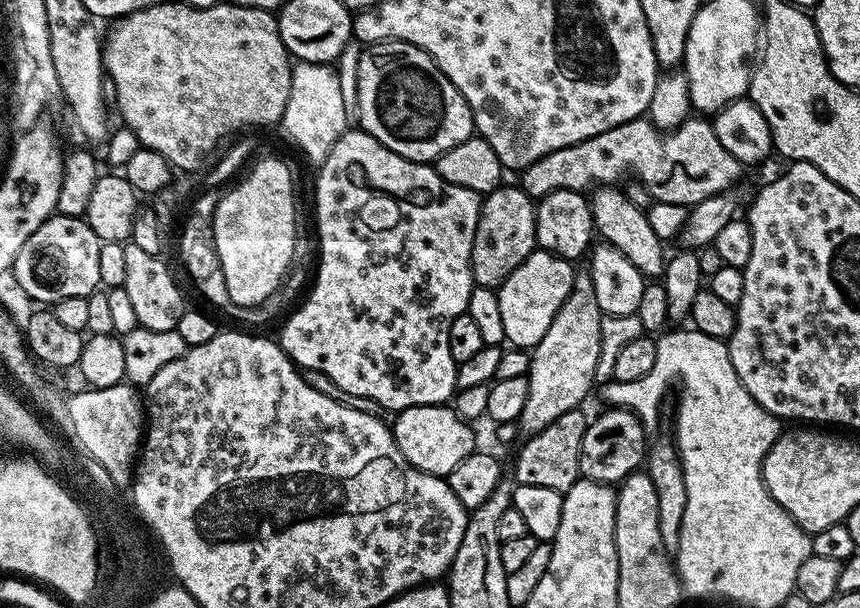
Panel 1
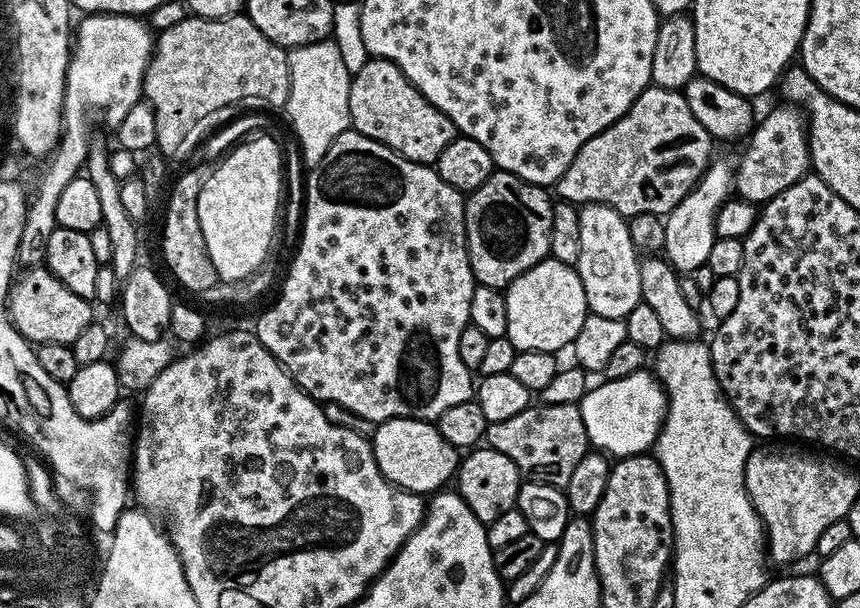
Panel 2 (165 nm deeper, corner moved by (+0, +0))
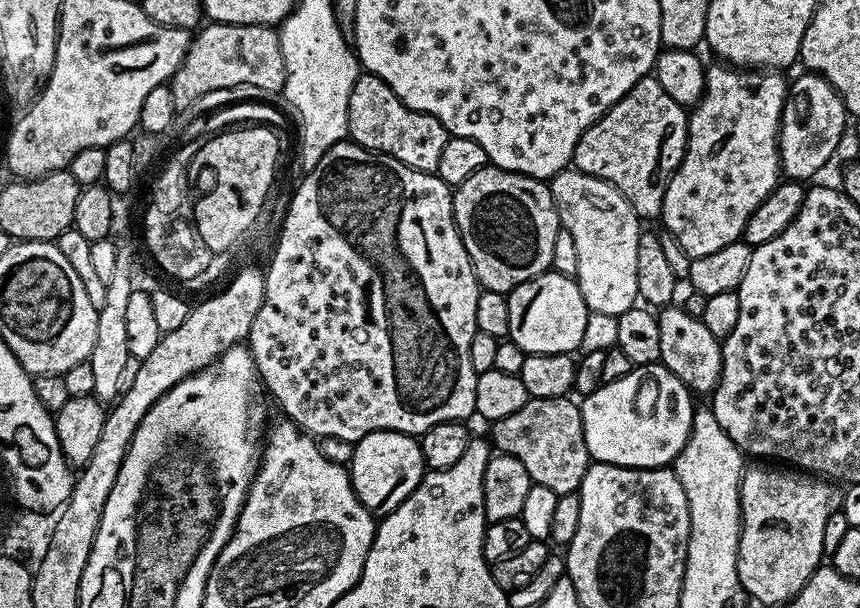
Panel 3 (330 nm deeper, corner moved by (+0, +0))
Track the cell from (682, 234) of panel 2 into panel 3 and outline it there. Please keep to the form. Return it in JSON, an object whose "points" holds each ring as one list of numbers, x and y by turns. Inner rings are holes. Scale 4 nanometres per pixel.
{"points":[[719,67,707,69,706,95,688,117,688,149,664,190,665,229,693,258,737,243,750,214,776,189,782,176,777,140,789,85,772,70]]}

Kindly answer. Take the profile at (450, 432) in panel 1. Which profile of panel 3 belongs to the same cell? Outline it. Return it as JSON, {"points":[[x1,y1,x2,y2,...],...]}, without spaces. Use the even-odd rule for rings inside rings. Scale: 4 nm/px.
{"points":[[371,432,355,441,350,465,352,489,356,497,373,514,393,512,426,475,426,463,421,448,421,441,405,432]]}

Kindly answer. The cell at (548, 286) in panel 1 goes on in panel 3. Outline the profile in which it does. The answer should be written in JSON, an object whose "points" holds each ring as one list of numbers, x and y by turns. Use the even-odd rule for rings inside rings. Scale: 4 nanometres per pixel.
{"points":[[549,270,522,282,507,293,507,297,507,339,517,344,525,354,572,354,580,348,590,313,580,293,580,286,573,277]]}

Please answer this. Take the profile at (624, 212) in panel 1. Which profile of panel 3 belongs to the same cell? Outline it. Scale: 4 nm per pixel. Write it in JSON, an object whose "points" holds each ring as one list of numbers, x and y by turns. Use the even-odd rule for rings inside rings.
{"points":[[683,306,674,307,661,307,656,316,660,347,659,363,665,364,693,393,711,394,720,382,721,341,716,340,714,334,710,334,710,330,706,330,701,317,692,316]]}

